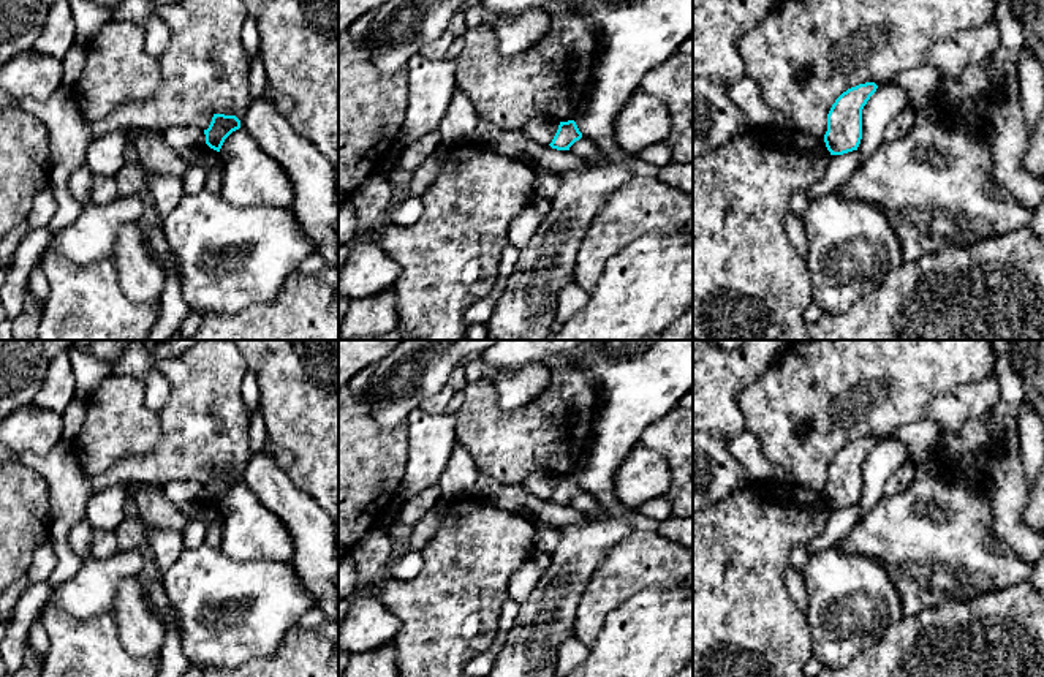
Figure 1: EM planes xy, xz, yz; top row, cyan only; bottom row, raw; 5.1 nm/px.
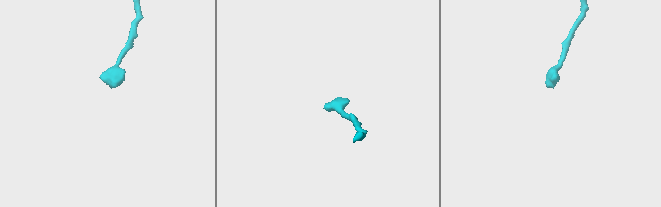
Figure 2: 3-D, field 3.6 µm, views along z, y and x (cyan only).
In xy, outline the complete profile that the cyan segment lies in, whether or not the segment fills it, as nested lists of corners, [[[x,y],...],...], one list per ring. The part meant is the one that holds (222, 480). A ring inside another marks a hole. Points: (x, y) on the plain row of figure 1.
[[[214,468],[209,482],[204,484],[206,498],[220,506],[225,494],[239,482],[240,475],[236,470]]]

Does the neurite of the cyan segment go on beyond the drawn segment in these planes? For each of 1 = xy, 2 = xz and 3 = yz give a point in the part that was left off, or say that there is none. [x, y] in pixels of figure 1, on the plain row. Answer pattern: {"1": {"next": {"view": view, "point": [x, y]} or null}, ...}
{"1": {"next": null}, "2": {"next": null}, "3": {"next": null}}

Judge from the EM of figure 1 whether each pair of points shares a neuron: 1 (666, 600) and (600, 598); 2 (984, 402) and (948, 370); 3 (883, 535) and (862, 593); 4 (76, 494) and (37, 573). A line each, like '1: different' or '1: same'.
1: different
2: different
3: different
4: different

